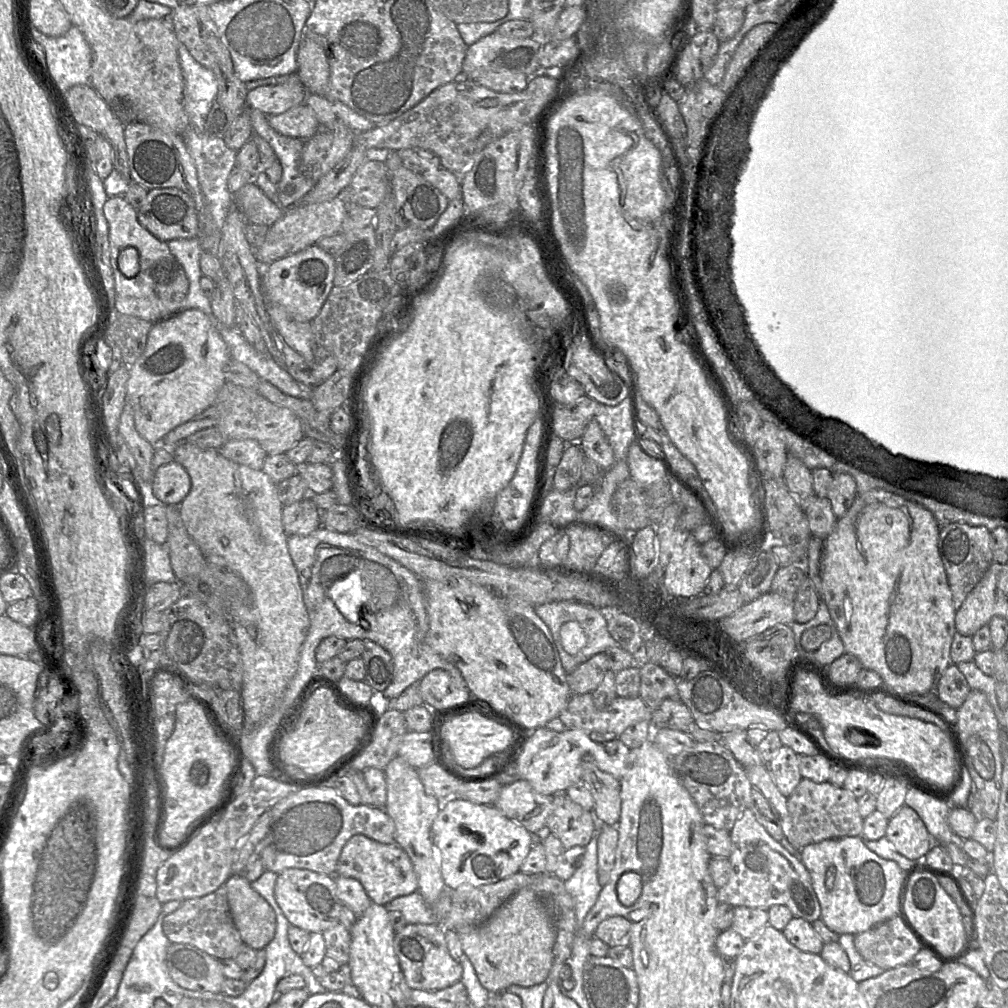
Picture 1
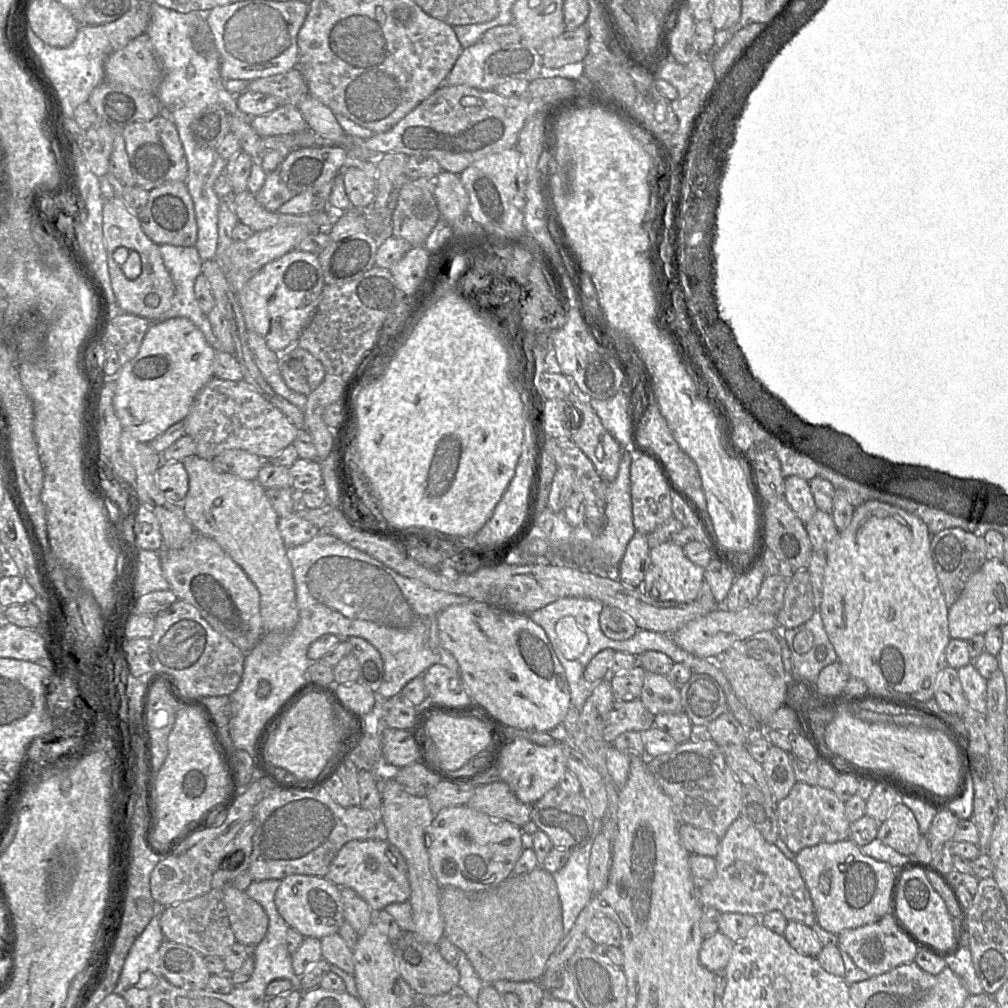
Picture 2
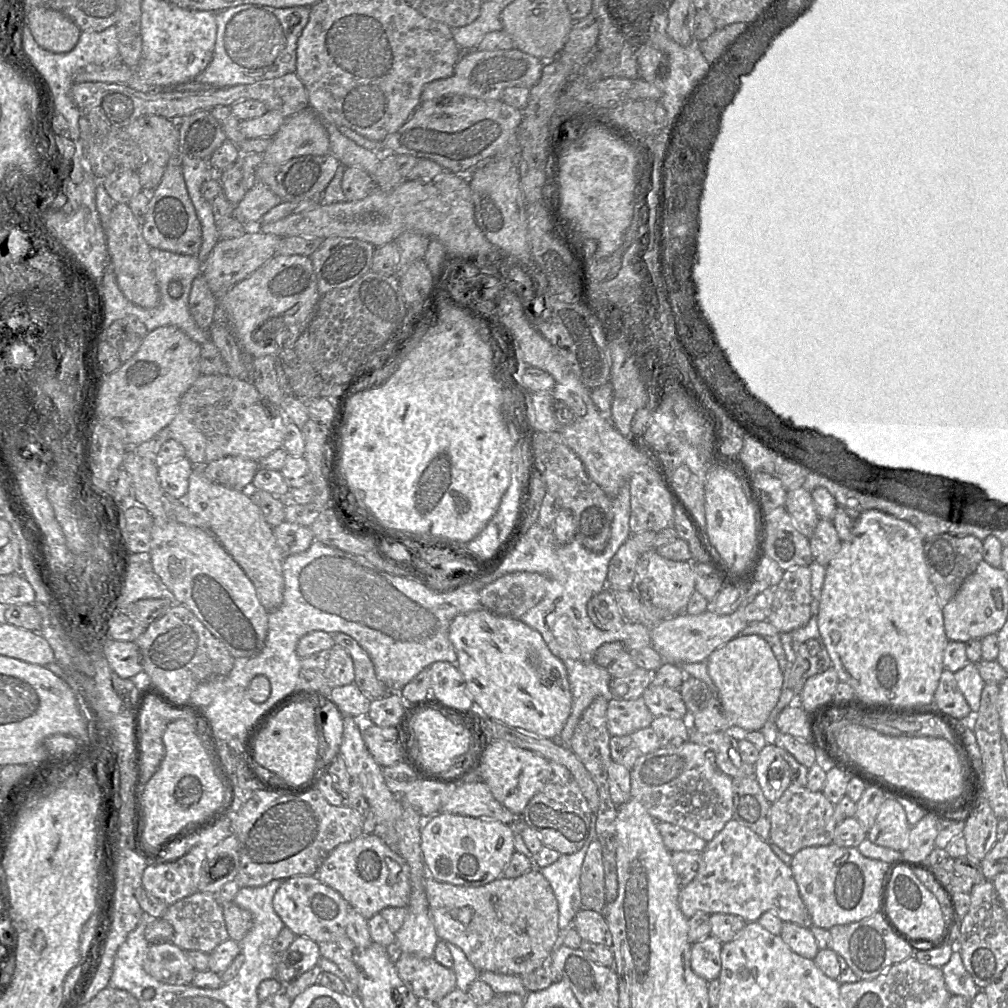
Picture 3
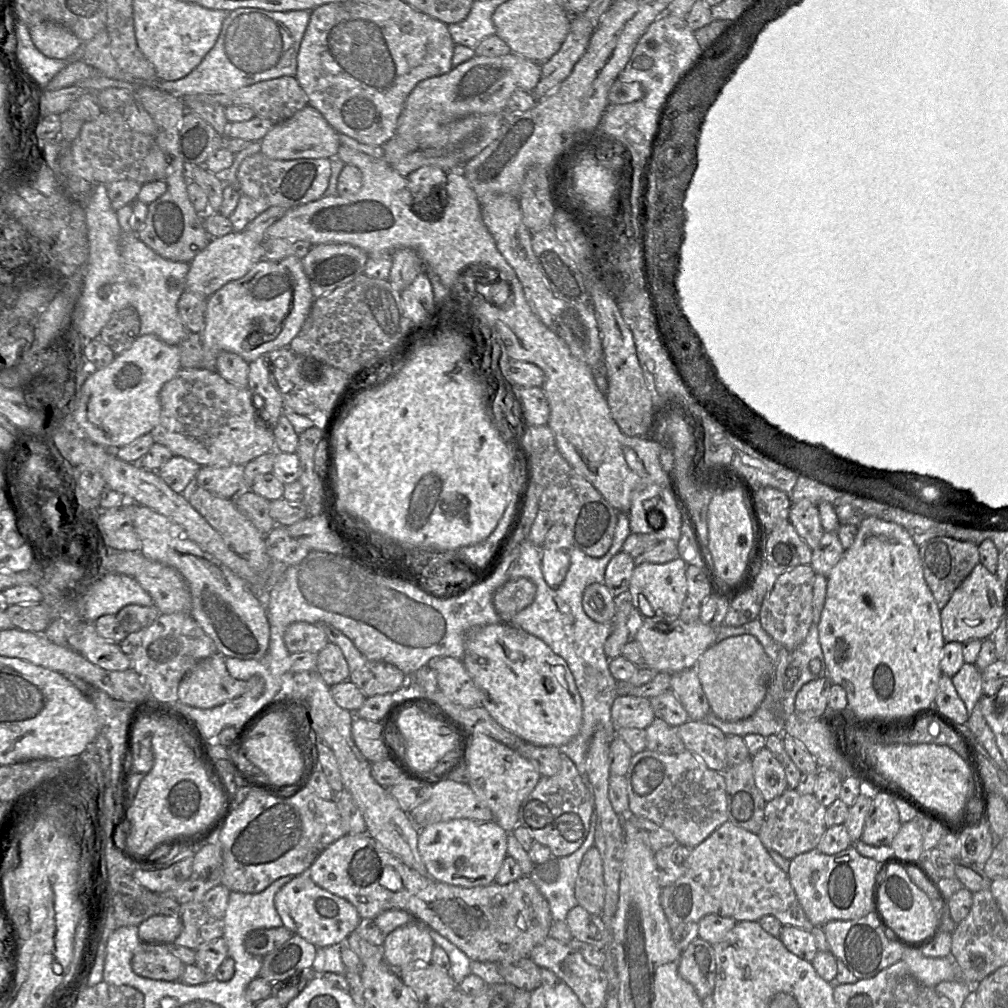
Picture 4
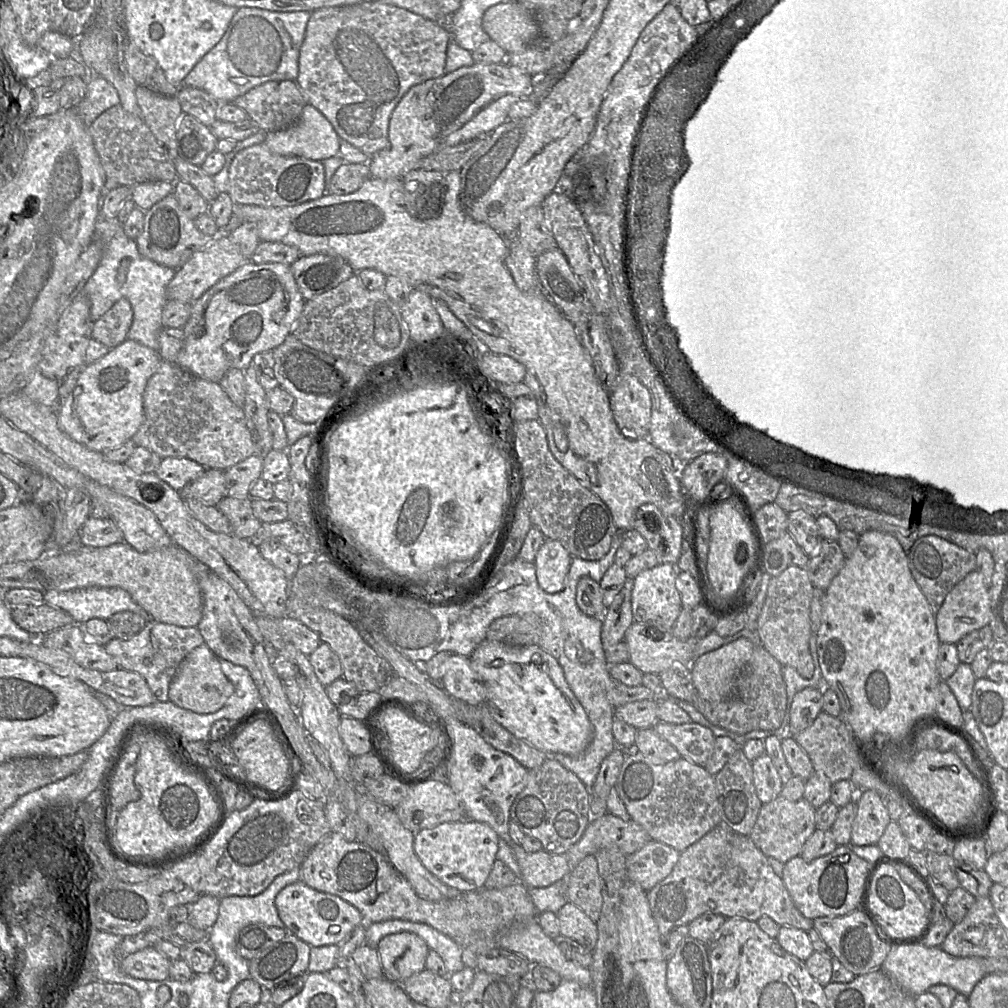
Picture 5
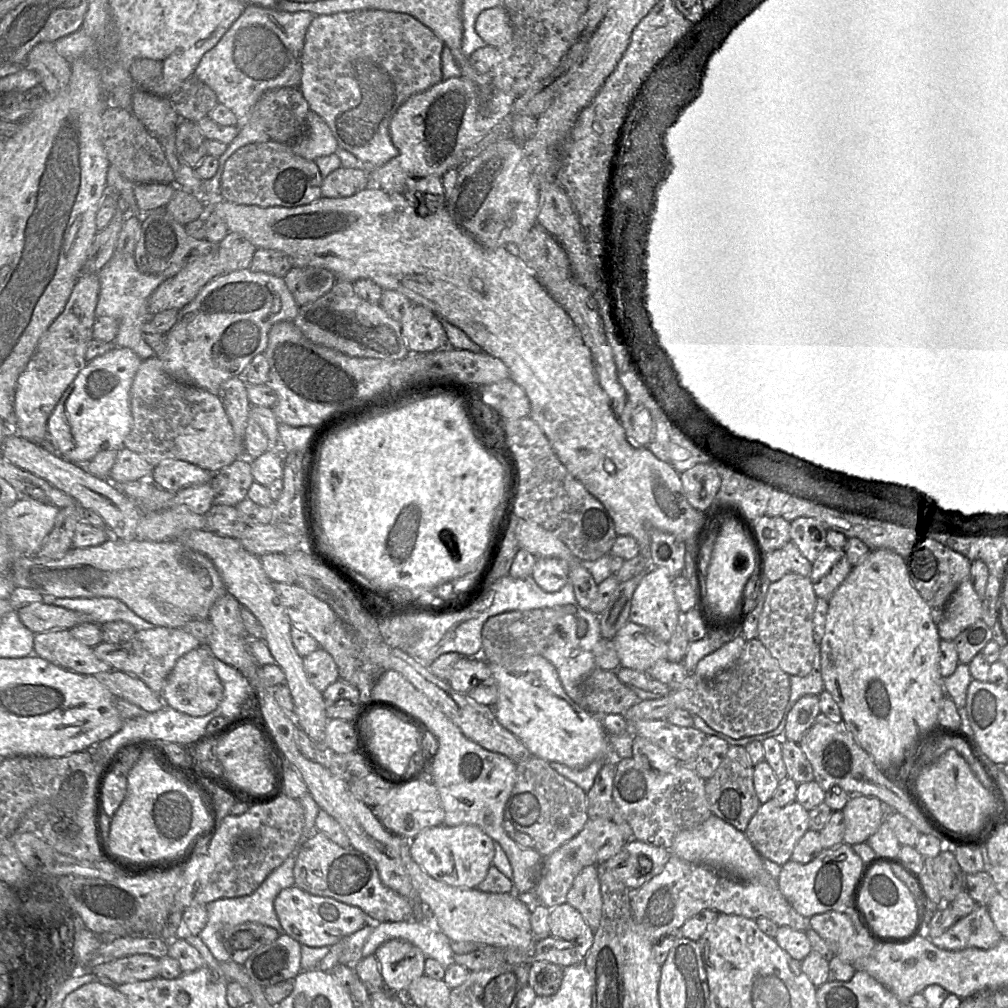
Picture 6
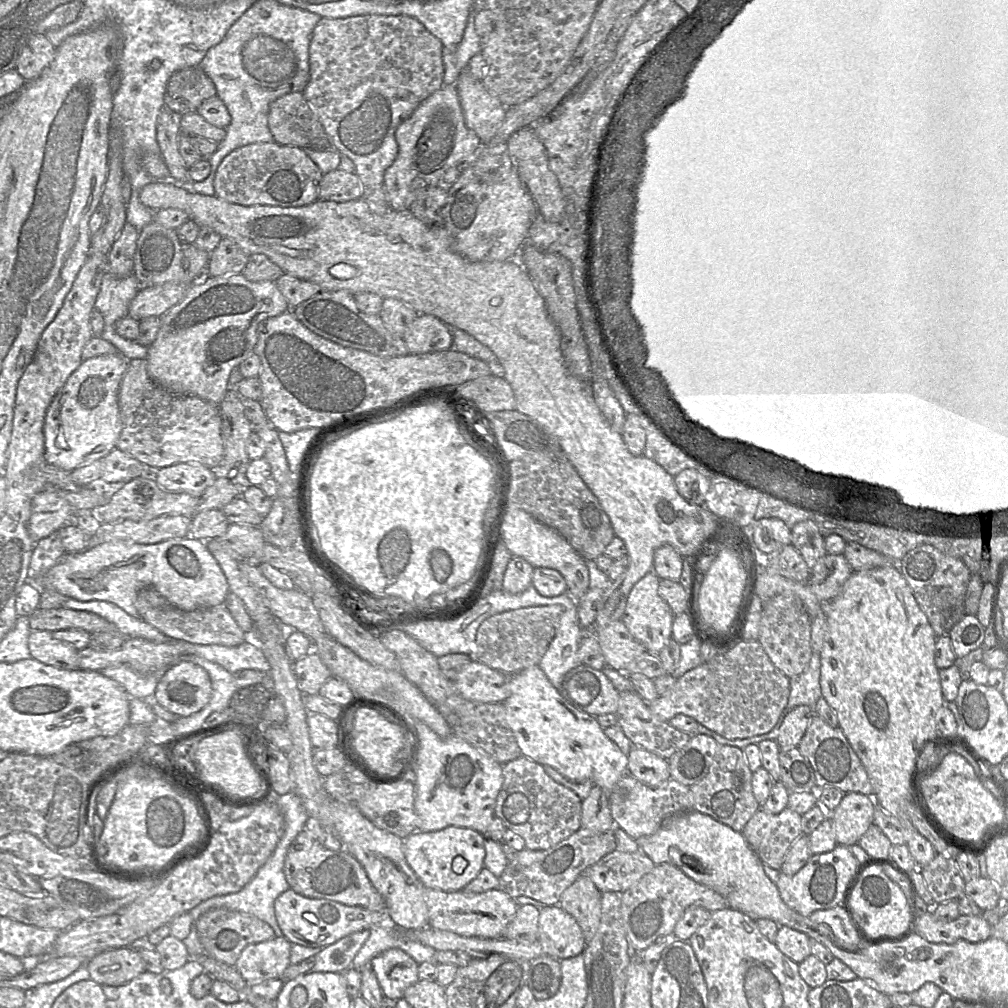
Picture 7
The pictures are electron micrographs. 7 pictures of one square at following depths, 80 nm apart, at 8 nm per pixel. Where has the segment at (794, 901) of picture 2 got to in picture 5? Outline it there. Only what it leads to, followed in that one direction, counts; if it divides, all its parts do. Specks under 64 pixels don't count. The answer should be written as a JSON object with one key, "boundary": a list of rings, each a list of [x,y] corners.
{"boundary":[[[724,822],[680,852],[672,872],[647,892],[647,899],[661,935],[688,925],[705,913],[755,922],[767,916],[780,927],[790,926],[805,932],[813,929],[813,920],[804,917],[796,908],[767,857],[749,836],[736,833]]]}

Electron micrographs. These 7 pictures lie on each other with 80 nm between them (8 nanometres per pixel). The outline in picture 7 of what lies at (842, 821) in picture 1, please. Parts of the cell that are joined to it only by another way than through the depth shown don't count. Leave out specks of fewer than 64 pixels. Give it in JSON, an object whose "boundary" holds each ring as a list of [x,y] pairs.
{"boundary":[[[789,808],[779,814],[759,809],[741,833],[764,865],[780,870],[790,847],[803,835],[801,820],[802,815]]]}

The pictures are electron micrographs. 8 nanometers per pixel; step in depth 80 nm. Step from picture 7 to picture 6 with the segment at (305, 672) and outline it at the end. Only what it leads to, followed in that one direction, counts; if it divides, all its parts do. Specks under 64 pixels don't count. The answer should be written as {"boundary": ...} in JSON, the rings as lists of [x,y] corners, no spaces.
{"boundary":[[[323,648],[303,657],[304,670],[309,682],[323,692],[330,684],[339,678],[338,667],[332,656]]]}

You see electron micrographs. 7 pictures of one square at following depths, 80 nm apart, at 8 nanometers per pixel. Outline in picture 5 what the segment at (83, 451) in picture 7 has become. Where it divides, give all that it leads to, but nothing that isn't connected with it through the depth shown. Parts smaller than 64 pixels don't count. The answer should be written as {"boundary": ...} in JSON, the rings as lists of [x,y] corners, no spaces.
{"boundary":[[[127,339],[100,360],[84,366],[75,387],[57,409],[61,430],[101,453],[130,441],[144,421],[143,393],[160,362],[157,351]]]}

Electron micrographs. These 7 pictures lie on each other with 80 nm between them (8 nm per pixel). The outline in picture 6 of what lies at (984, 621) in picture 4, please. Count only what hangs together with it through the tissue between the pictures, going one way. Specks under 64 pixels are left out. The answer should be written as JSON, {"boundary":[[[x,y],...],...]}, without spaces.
{"boundary":[[[970,579],[964,580],[951,596],[942,620],[937,624],[941,640],[953,641],[961,632],[982,620],[982,600]]]}

